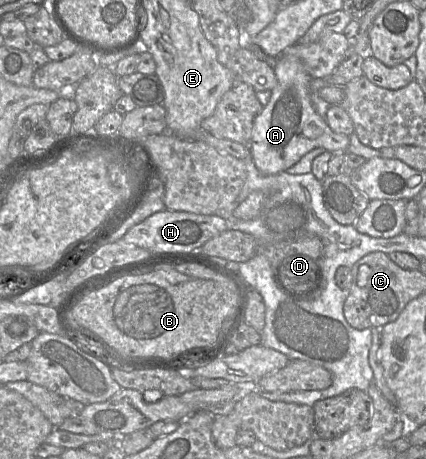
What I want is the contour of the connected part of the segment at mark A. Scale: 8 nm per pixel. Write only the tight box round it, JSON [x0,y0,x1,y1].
[250,52,349,175]

